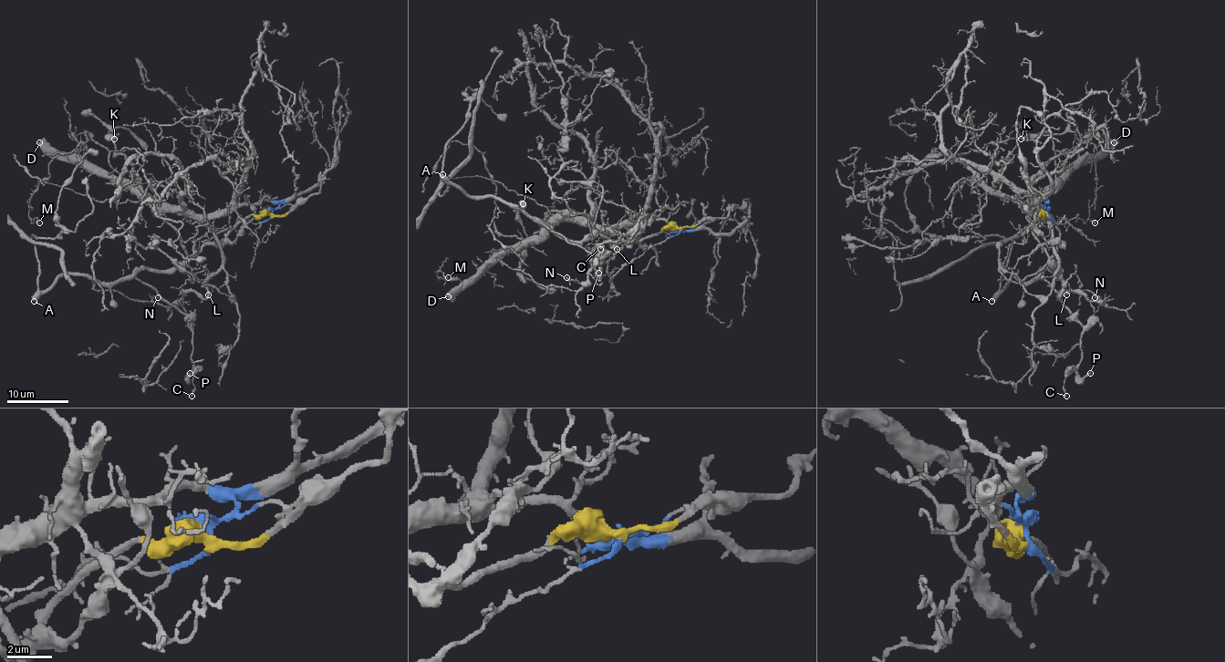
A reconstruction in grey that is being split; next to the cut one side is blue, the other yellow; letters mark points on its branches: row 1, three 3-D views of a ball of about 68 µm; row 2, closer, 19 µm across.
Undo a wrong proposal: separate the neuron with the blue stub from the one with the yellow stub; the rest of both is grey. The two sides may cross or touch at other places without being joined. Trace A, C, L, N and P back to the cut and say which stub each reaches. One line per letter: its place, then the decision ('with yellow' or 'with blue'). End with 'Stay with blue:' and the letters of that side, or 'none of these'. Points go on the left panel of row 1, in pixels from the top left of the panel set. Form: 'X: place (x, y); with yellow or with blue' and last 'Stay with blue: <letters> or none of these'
A: place (34, 301); with yellow
C: place (192, 396); with yellow
L: place (208, 294); with blue
N: place (158, 297); with blue
P: place (190, 373); with yellow
Stay with blue: L, N

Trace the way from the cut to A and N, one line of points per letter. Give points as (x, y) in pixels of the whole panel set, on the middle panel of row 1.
A: (679, 229), (664, 227), (640, 242), (597, 235), (565, 242), (517, 208), (493, 197), (470, 197), (441, 174)
N: (679, 229), (687, 227), (664, 220), (626, 224), (615, 232), (630, 242), (599, 244), (586, 281), (565, 276)

